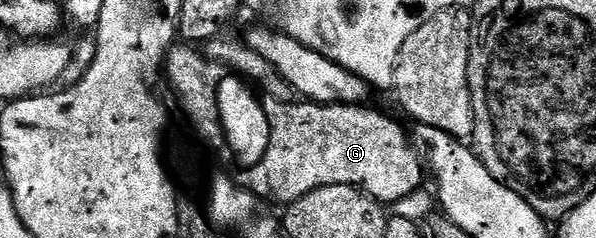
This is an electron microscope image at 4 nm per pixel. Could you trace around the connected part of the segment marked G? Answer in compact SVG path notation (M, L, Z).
M285 103L280 106L278 113L275 111L269 113L270 121L270 145L267 147L266 154L263 155L261 164L255 169L257 181L248 182L247 188L254 197L264 199L264 197L274 197L277 201L285 201L284 203L292 203L297 201L303 195L307 195L311 191L315 191L319 187L327 187L328 185L354 185L356 189L363 193L368 193L377 201L382 203L396 203L404 199L404 197L412 197L417 189L422 188L421 181L421 165L423 169L423 161L419 156L418 150L411 144L410 138L407 136L407 129L400 125L397 121L392 121L385 113L380 113L377 109L365 109L364 104L360 105L319 105L316 103Z

